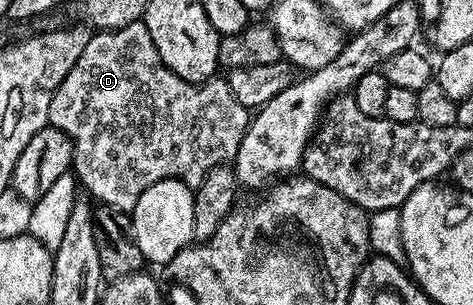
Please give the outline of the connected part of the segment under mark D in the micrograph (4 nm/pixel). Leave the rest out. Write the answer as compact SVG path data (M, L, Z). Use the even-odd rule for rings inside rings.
M141 21L134 25L126 25L126 29L102 31L93 34L89 38L86 49L82 49L82 57L78 57L78 61L74 61L74 69L70 69L70 73L66 73L62 85L58 85L58 89L50 101L48 122L58 130L64 131L75 144L71 170L74 172L79 186L83 190L85 187L89 191L87 194L97 204L104 204L113 207L115 210L131 213L138 201L138 197L142 197L142 193L146 193L146 189L150 189L150 185L154 185L163 179L180 179L187 187L195 189L204 180L206 173L210 173L210 169L225 166L229 161L235 160L238 145L242 145L242 137L246 133L250 122L250 111L249 108L241 105L238 99L234 97L234 93L231 92L223 78L213 77L205 84L197 85L187 83L184 79L180 79L175 73L168 70L168 66L162 61L154 41L146 29L146 25Z

